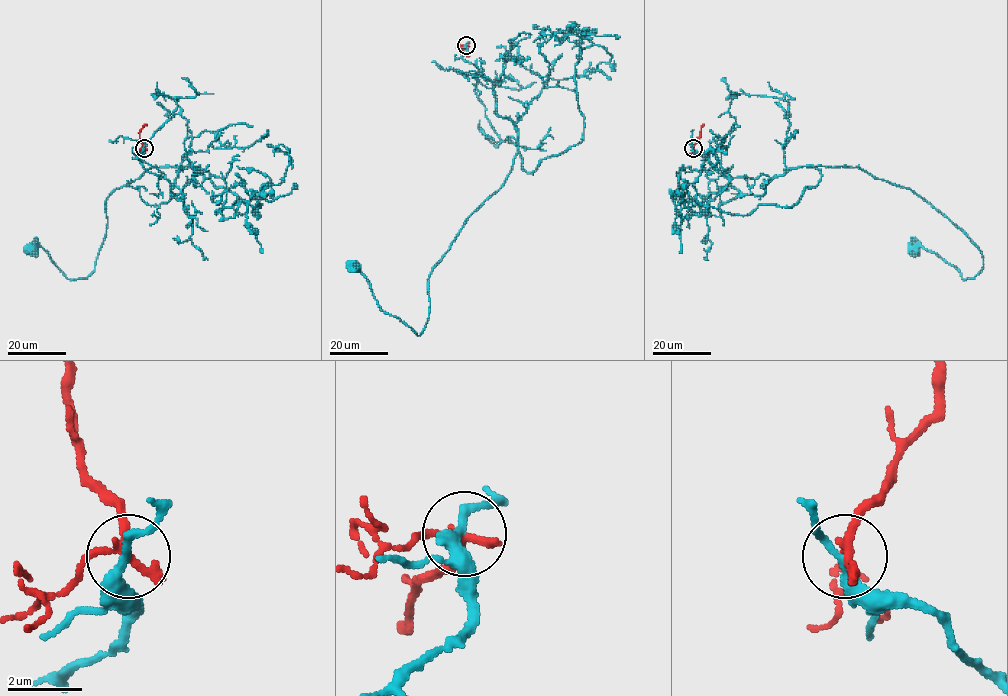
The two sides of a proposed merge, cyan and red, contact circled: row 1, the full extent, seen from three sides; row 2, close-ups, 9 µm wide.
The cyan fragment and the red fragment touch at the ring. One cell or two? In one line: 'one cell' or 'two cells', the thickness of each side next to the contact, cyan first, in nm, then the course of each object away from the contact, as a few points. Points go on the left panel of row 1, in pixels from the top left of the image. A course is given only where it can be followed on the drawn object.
two cells | 240/240 nm | cyan via (144, 148), (173, 195), (195, 176), (193, 165), (152, 167), (111, 194), (86, 278), (69, 279), (33, 249) | red via (144, 148), (140, 132), (146, 123)

